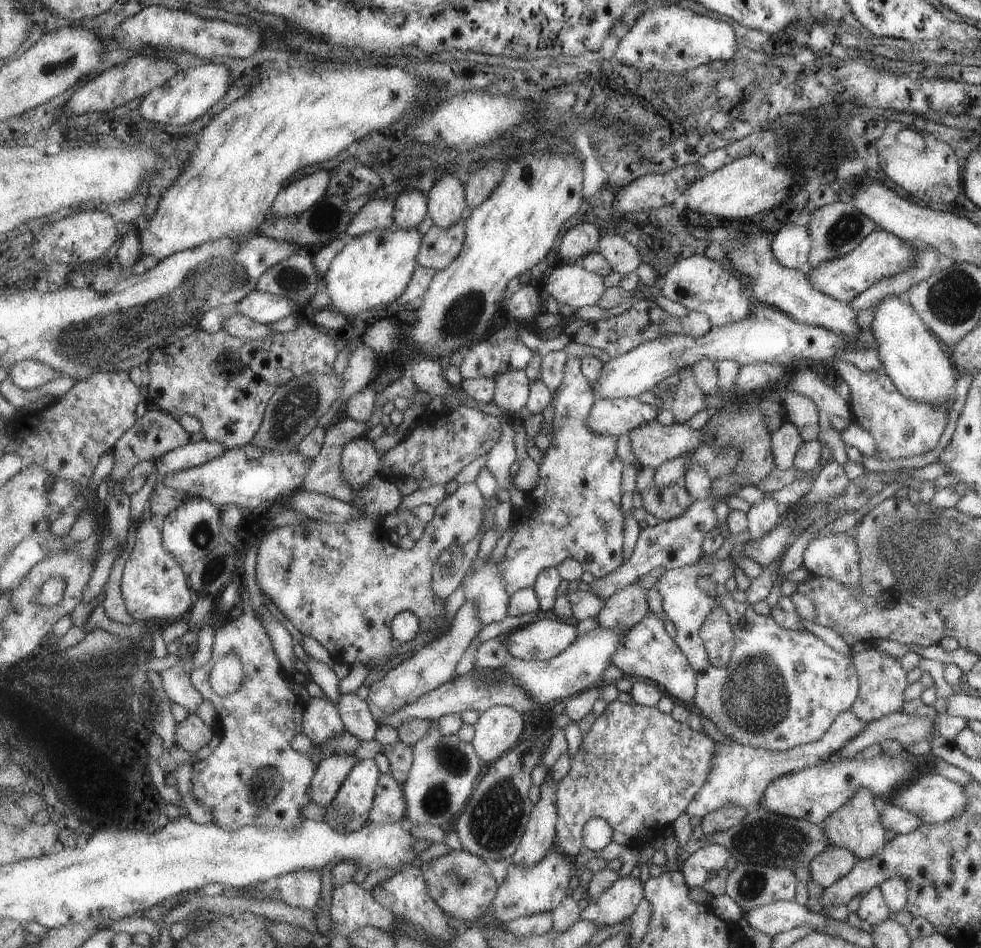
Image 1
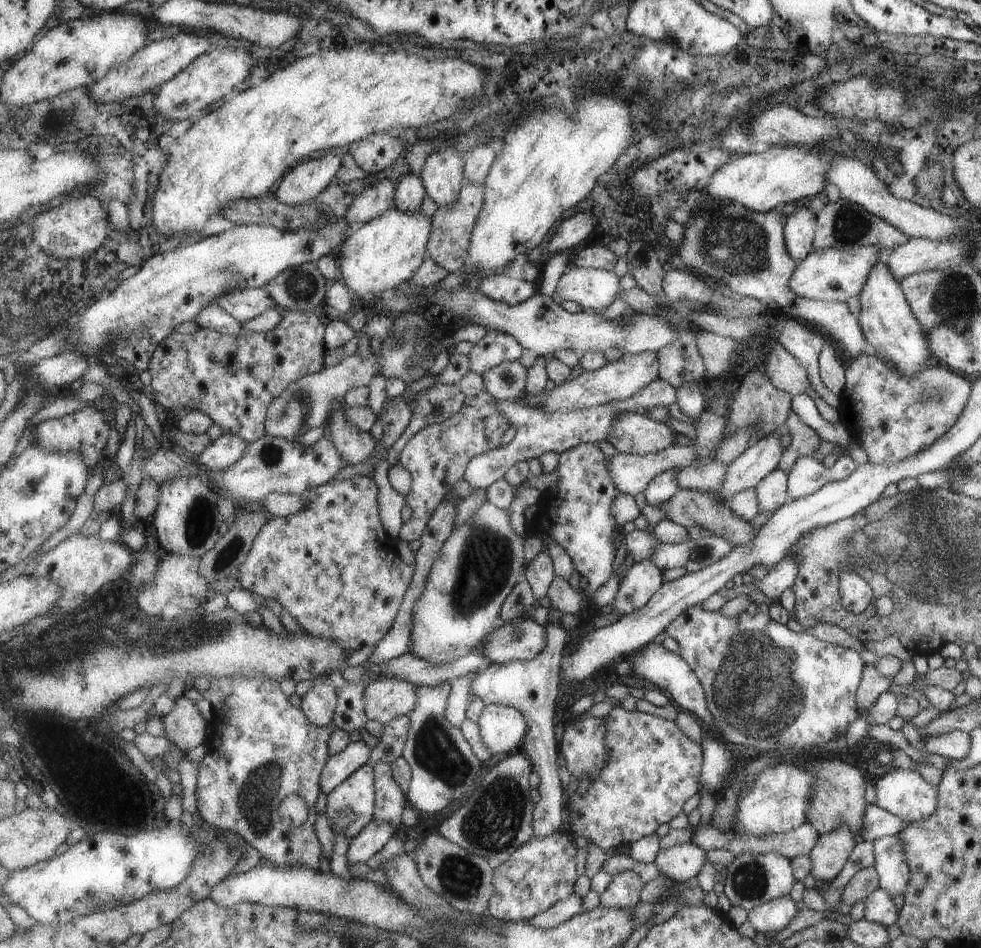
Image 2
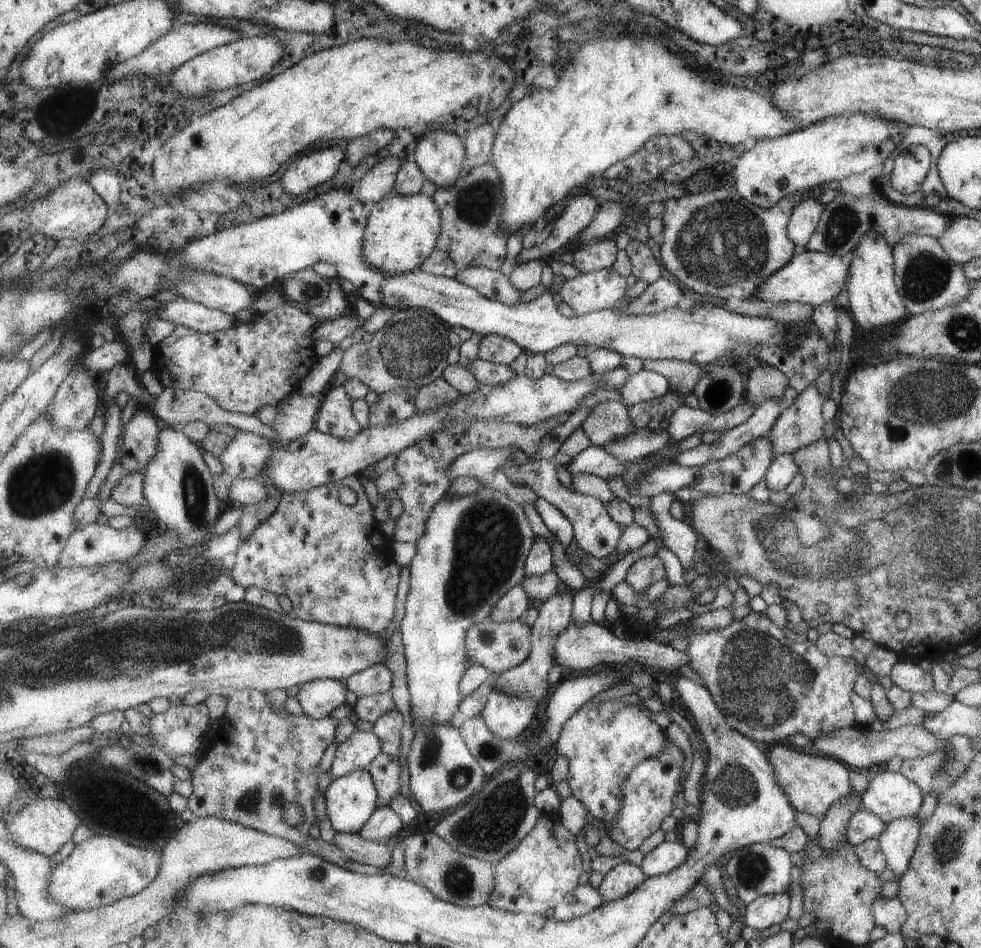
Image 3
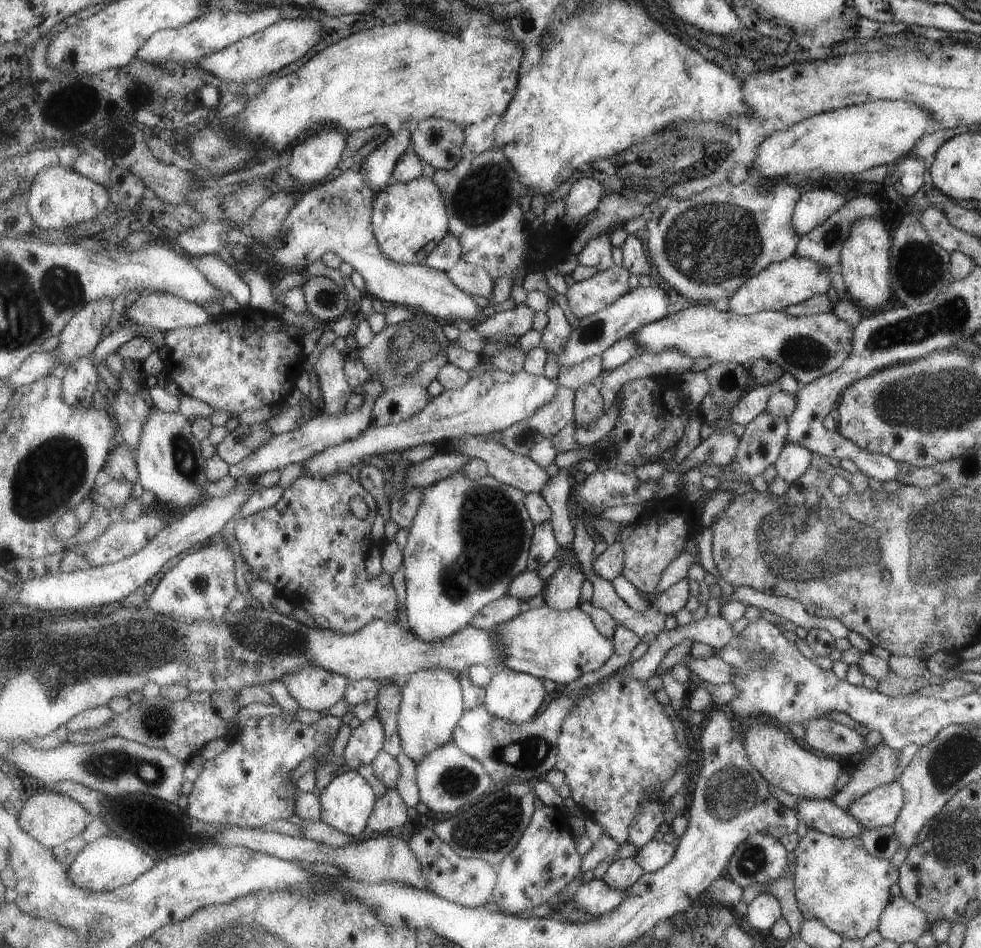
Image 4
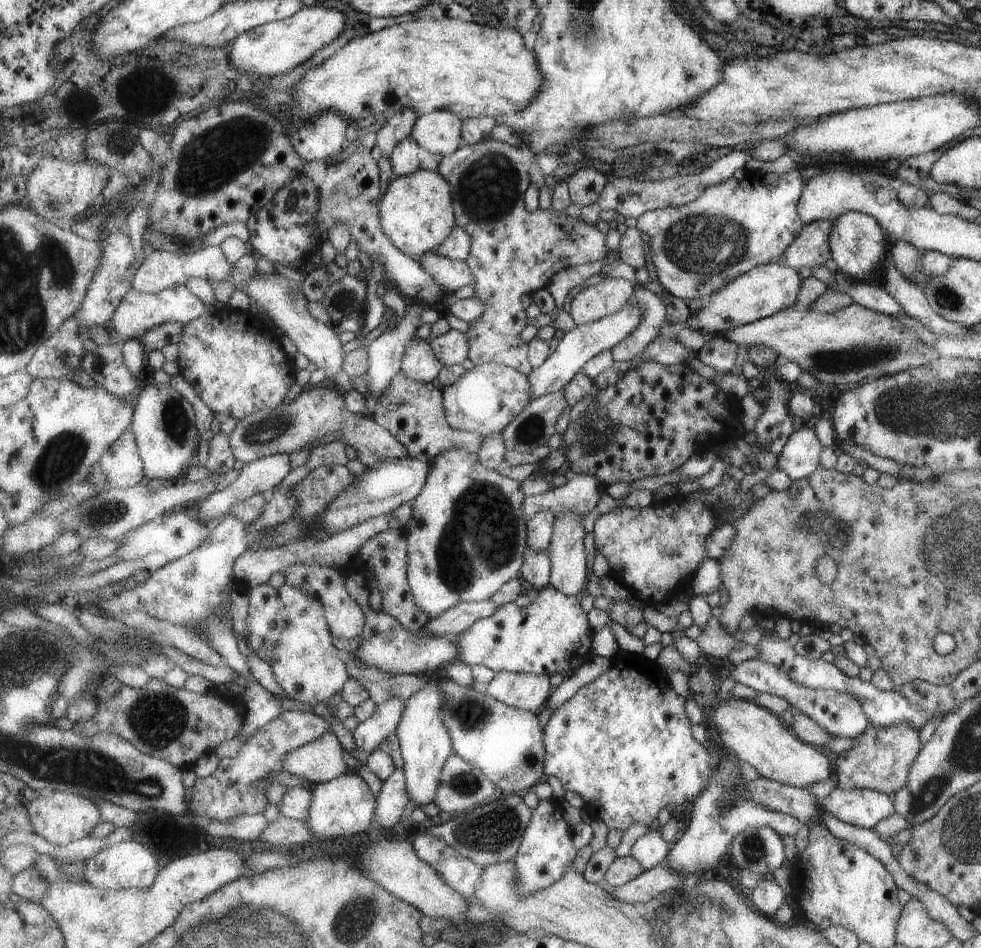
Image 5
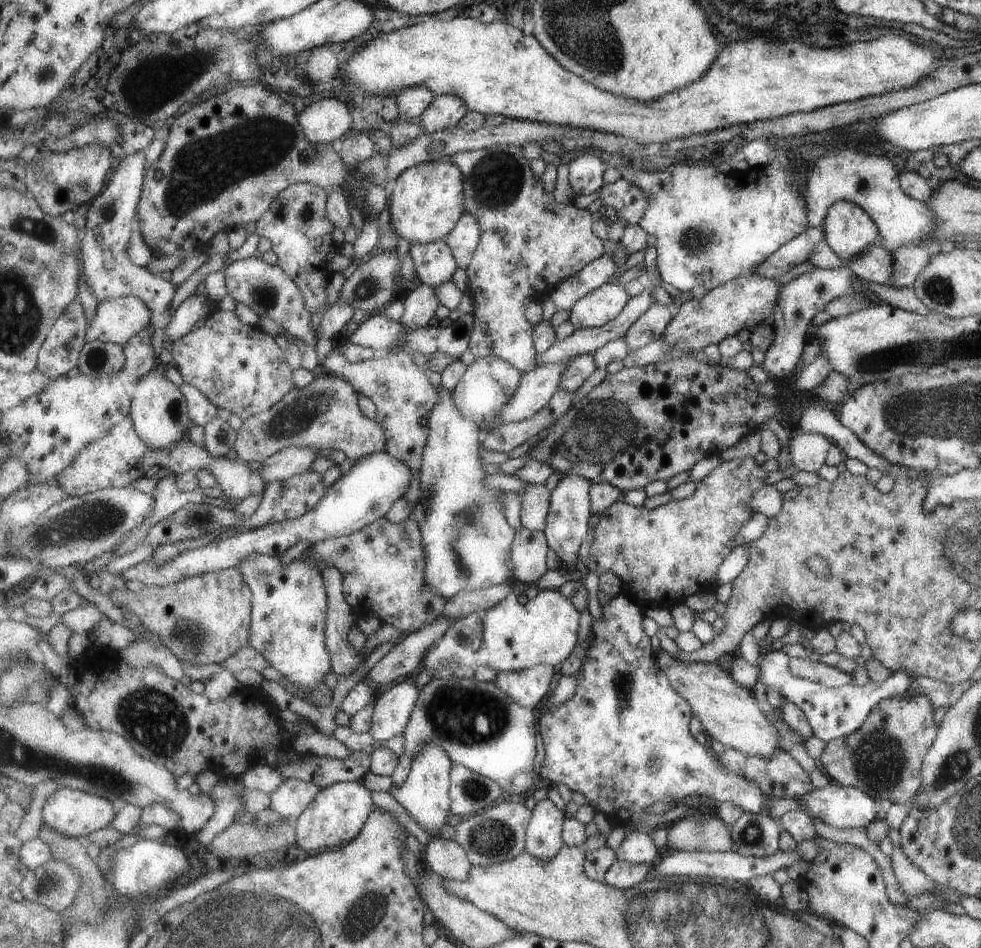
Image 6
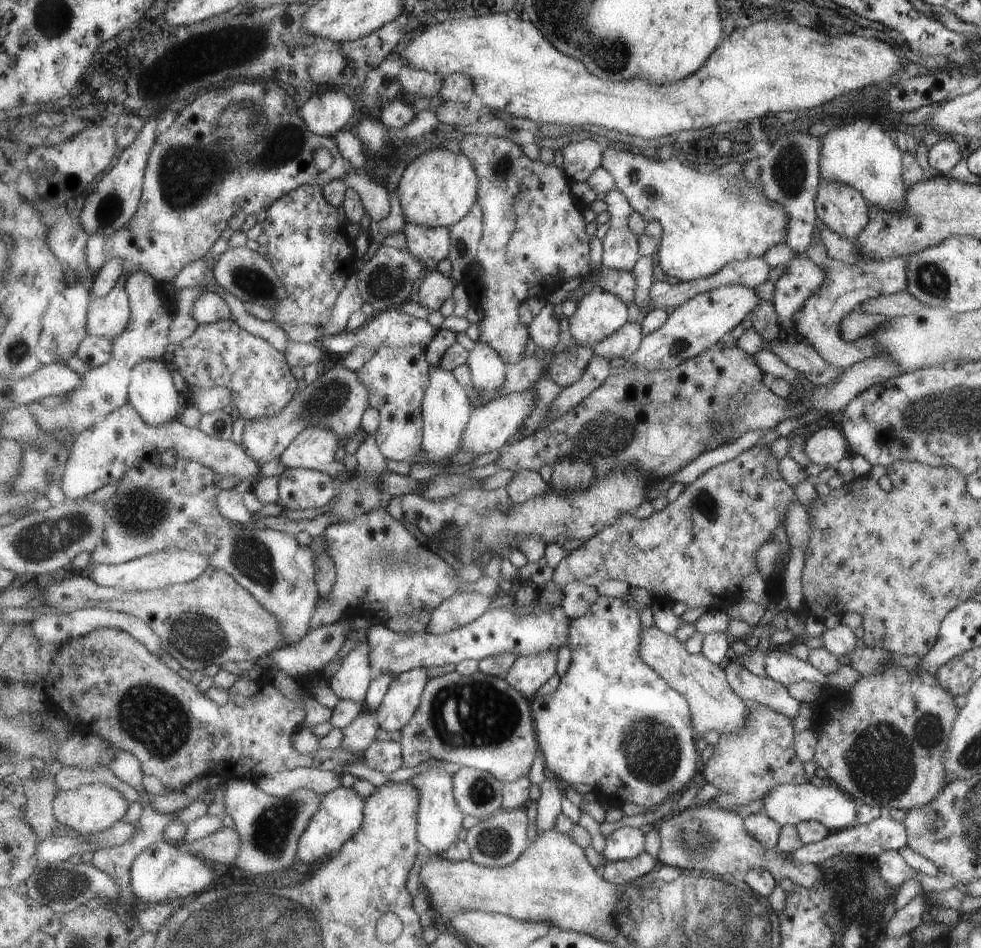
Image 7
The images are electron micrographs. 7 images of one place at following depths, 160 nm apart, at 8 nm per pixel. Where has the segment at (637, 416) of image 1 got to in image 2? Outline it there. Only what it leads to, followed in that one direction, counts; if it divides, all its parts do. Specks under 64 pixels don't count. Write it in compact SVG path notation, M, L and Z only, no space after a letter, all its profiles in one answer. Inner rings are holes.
M498 401L498 405L506 418L510 420L510 424L515 426L517 433L506 445L495 447L472 458L463 479L475 489L488 489L494 482L503 478L511 466L515 466L521 460L539 458L545 452L551 451L561 454L581 443L605 441L613 423L617 419L620 420L623 414L611 403L585 407L571 412L557 411L554 413L541 412L540 408L536 409L515 401Z

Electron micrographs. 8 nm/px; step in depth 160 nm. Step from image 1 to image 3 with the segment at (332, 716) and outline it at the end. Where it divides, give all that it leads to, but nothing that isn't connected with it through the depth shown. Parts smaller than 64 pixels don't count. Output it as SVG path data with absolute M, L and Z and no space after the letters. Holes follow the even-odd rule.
M317 679L299 686L296 698L304 714L316 719L328 717L336 708L346 704L346 684L337 679Z

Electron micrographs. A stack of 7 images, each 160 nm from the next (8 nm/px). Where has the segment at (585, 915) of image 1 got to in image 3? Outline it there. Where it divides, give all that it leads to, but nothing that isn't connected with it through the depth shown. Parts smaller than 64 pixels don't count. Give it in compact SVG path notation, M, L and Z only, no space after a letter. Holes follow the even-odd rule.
M634 862L621 863L606 874L599 889L608 903L625 898L643 884L647 877L648 874L643 870L642 865L636 865Z

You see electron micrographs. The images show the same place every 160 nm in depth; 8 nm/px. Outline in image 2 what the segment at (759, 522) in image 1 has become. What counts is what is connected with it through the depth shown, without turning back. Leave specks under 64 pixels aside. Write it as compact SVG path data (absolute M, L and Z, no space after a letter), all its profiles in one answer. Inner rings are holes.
M775 467L759 480L753 494L757 502L757 513L777 510L783 503L789 502L786 493L787 479L788 473Z

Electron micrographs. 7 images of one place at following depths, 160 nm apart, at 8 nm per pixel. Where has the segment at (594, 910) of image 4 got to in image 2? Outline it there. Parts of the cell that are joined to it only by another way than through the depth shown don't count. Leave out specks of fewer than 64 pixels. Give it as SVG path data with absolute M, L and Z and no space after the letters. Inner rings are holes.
M573 893L565 900L560 900L556 905L534 916L529 922L533 926L552 929L584 911L584 898Z

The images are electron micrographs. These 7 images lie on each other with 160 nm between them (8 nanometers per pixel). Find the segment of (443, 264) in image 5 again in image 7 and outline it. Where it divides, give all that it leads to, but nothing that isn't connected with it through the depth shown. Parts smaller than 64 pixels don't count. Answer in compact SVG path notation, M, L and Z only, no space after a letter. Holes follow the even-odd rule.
M407 221L404 234L408 249L424 262L428 272L435 270L451 252L450 227L428 227Z

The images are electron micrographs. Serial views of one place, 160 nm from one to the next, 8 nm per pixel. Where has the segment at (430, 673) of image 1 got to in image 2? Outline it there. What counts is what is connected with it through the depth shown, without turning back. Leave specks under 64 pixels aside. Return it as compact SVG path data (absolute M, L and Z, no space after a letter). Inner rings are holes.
M399 679L373 681L365 689L365 708L369 720L377 720L386 725L394 718L409 715L416 707L417 689Z

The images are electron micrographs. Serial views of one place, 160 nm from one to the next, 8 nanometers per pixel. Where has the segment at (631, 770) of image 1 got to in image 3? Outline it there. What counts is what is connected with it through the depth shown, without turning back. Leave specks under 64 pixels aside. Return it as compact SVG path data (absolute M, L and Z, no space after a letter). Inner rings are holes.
M669 740L663 753L647 759L634 768L622 790L624 807L620 817L611 828L605 828L607 835L613 841L616 841L623 849L637 850L661 828L663 820L675 810L675 804L673 804L675 794L682 792L679 786L681 786L683 764L685 764L685 754L681 752L681 748L677 748Z

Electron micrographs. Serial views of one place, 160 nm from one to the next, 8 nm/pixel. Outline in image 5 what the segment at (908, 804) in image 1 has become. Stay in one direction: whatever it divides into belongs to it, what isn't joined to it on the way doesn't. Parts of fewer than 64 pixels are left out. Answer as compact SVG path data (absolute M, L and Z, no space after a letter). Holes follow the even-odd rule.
M835 786L820 804L837 820L866 829L895 812L893 798L873 789L841 790Z

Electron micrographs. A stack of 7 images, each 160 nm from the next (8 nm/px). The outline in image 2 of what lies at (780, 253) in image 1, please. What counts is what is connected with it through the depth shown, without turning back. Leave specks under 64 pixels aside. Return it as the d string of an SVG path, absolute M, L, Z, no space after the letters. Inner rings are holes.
M800 207L792 209L784 218L784 246L795 262L813 250L815 214L810 208Z

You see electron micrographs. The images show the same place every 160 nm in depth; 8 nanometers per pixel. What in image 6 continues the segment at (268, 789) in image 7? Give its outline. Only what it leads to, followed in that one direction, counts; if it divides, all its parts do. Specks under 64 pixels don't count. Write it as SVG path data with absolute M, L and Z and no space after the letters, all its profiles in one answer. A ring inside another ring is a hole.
M285 779L277 790L269 794L271 806L280 812L284 819L296 821L309 808L321 789L315 782Z

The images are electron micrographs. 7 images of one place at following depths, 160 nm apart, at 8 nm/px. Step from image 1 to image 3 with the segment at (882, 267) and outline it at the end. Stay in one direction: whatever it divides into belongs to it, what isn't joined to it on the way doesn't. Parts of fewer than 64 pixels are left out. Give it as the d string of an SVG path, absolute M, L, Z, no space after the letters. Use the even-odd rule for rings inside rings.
M797 250L791 260L773 273L756 290L754 298L768 303L799 303L815 308L825 301L831 301L847 282L848 258L820 253L819 251Z

